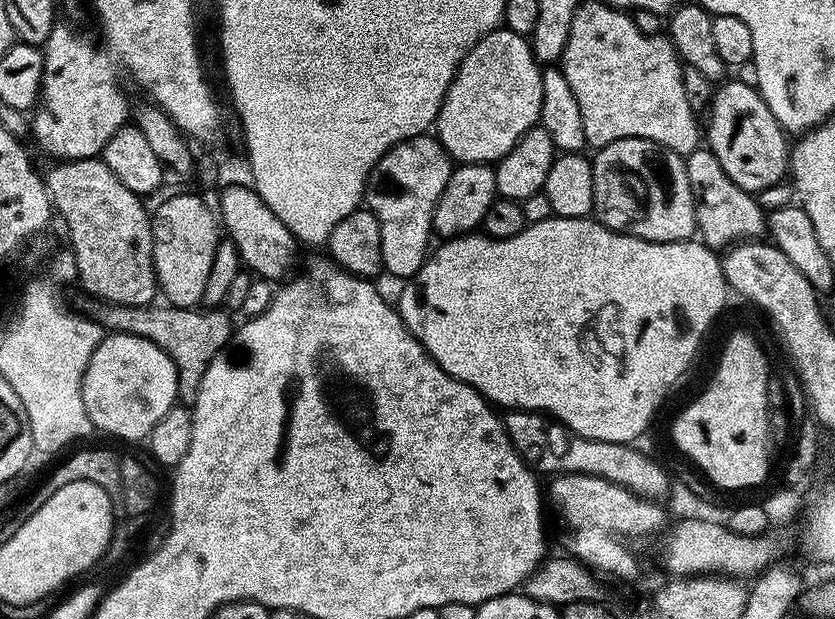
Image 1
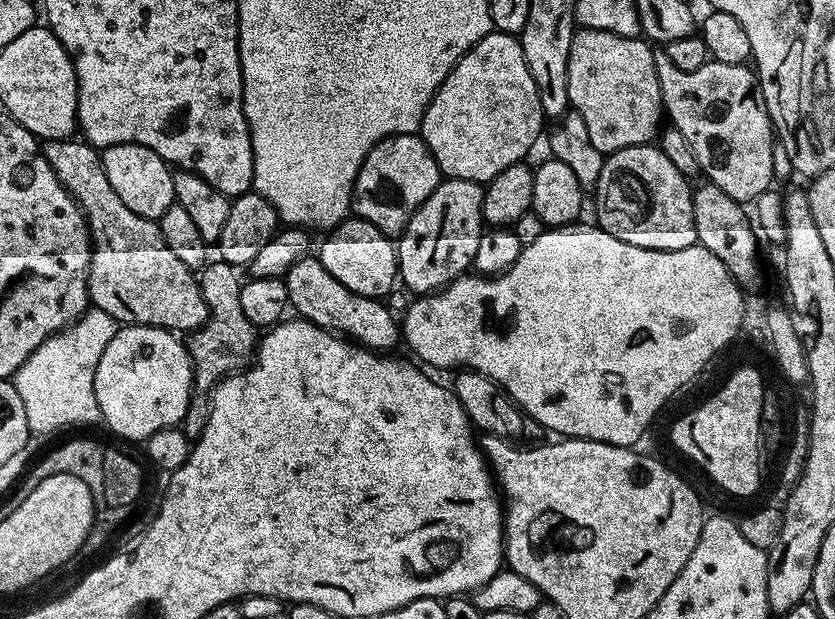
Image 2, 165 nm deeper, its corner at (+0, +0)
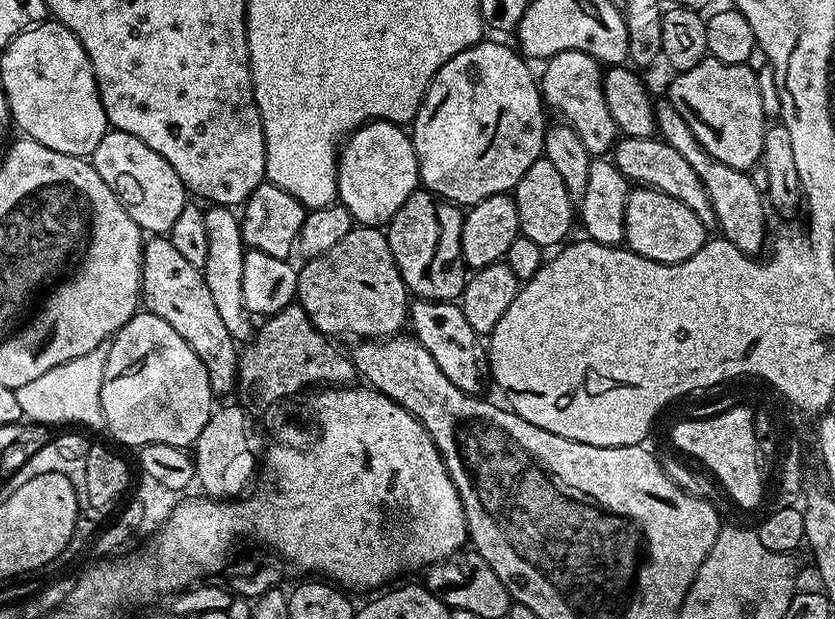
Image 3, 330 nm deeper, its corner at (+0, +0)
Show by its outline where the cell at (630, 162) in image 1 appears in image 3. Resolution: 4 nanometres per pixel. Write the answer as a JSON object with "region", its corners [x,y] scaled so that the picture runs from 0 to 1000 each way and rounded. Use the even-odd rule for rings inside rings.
{"region":[[[762,300],[753,309],[747,347],[747,394],[752,405],[789,426],[811,426],[836,410],[844,391],[846,370],[836,359],[836,346],[812,326],[812,320],[775,300]]]}

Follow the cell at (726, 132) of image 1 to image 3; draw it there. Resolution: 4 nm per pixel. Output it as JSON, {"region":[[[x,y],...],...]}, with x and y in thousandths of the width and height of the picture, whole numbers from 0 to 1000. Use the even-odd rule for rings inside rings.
{"region":[[[846,94],[841,100],[836,100],[836,107],[831,107],[826,113],[806,121],[804,126],[806,128],[805,137],[800,142],[798,162],[804,166],[812,184],[822,194],[822,200],[825,204],[828,215],[831,216],[831,223],[836,226],[841,239],[846,242],[848,249],[853,250],[860,262],[868,263],[869,268],[878,270],[879,275],[889,278],[896,278],[897,275],[901,275],[901,270],[903,270],[904,265],[907,270],[907,267],[911,263],[915,249],[915,210],[917,205],[917,192],[913,178],[913,160],[908,142],[908,126],[905,124],[905,116],[902,115],[896,103],[871,103],[869,100],[860,100],[859,97]]]}

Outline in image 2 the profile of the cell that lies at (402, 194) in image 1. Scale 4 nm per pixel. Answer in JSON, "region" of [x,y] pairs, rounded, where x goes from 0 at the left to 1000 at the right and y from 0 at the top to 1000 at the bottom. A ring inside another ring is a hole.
{"region":[[[502,218],[463,220],[454,226],[438,249],[422,304],[420,341],[428,351],[447,362],[466,384],[478,383],[489,355],[520,313],[527,299],[529,279],[520,249]]]}

